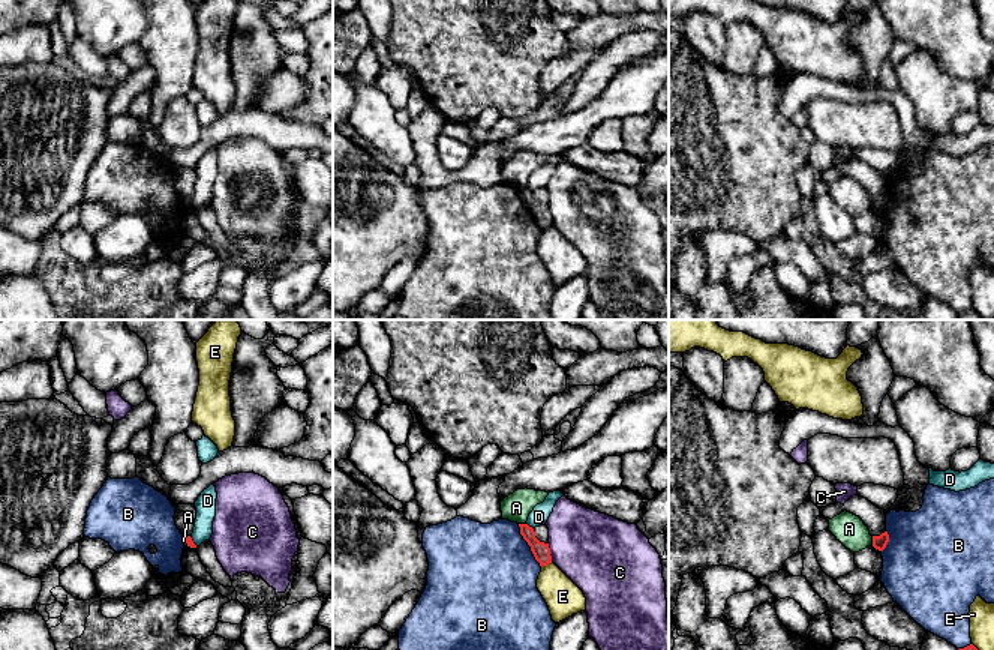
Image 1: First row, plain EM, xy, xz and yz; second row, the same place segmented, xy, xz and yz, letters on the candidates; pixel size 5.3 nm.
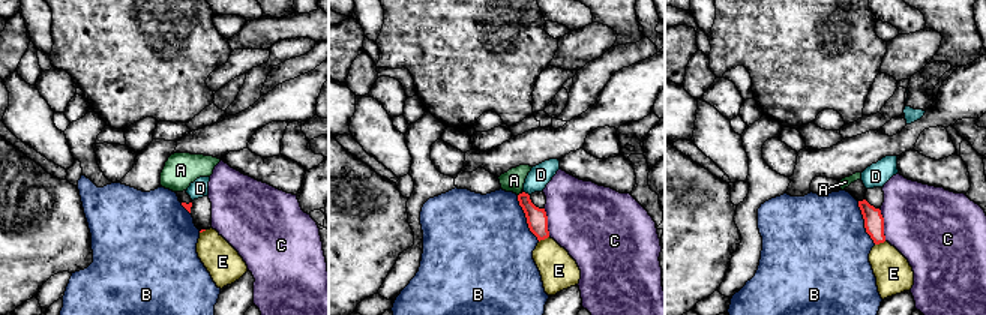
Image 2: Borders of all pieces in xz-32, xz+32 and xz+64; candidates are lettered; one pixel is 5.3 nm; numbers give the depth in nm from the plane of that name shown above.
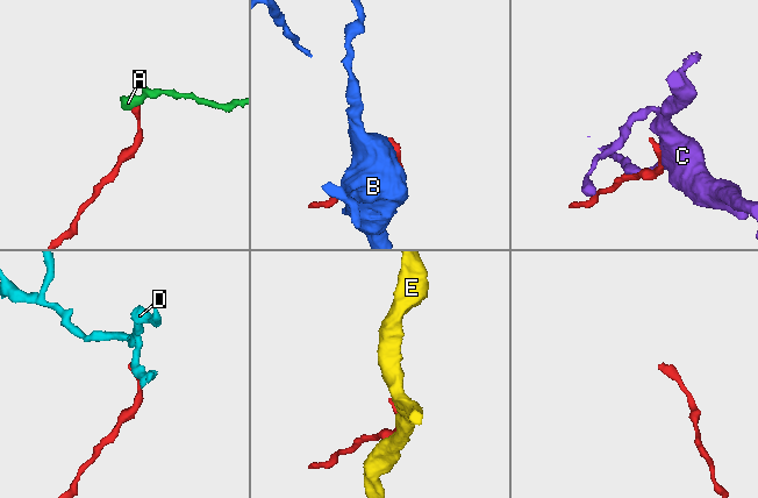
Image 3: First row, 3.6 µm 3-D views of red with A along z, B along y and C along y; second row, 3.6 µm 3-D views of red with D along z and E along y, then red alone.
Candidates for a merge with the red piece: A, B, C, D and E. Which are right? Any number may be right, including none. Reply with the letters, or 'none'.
none

